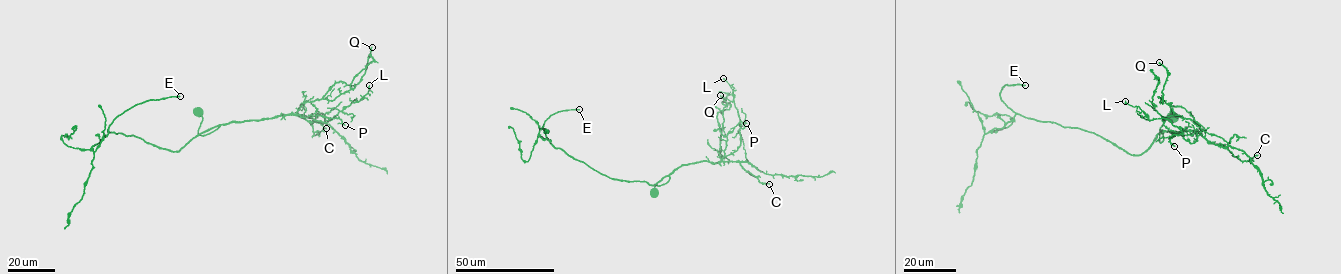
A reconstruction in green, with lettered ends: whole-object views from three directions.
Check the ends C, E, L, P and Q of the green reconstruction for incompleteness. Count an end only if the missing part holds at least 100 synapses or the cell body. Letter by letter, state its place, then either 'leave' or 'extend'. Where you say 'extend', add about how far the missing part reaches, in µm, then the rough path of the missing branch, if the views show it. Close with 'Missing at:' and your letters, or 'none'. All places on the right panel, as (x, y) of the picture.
C: (1257, 155) | leave
E: (1025, 85) | extend | 190 µm | (1025, 85), (1086, 82), (1151, 112), (1145, 129), (1151, 191), (1184, 247), (1178, 261), (1195, 258), (1213, 269)
L: (1125, 101) | leave
P: (1174, 146) | leave
Q: (1159, 62) | leave
Missing at: E

